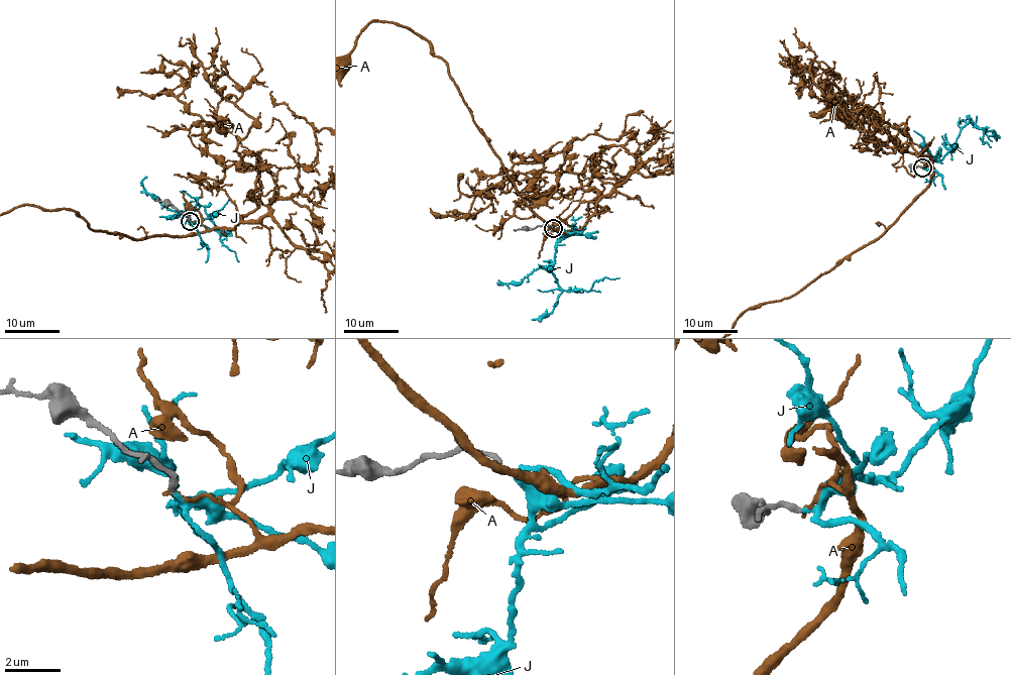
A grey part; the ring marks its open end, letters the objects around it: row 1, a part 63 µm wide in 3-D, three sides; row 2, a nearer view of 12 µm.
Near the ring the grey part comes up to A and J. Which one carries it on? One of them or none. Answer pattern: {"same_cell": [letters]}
{"same_cell": ["J"]}

